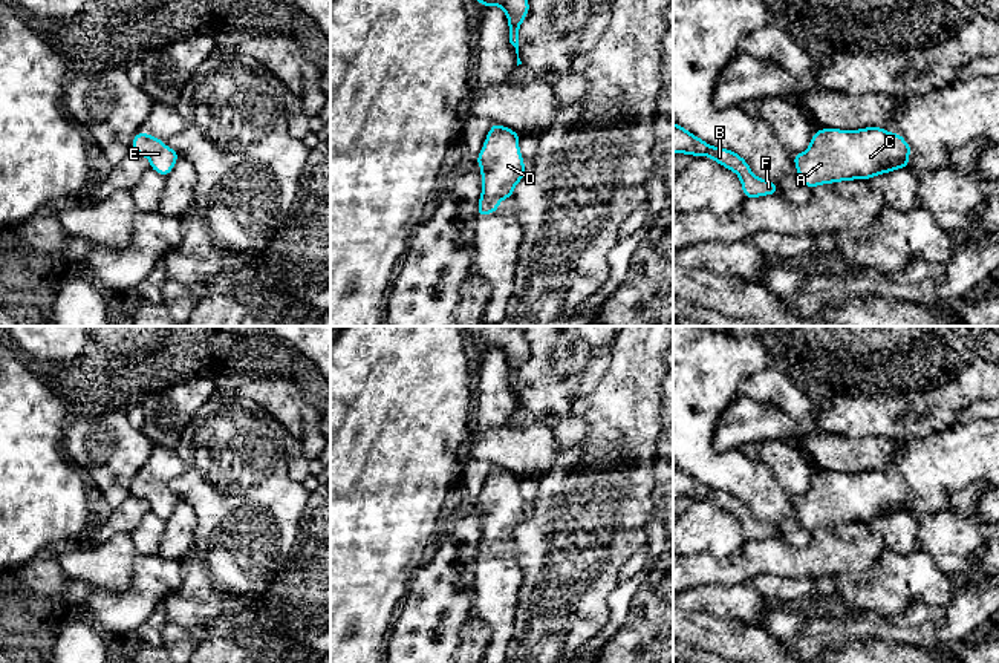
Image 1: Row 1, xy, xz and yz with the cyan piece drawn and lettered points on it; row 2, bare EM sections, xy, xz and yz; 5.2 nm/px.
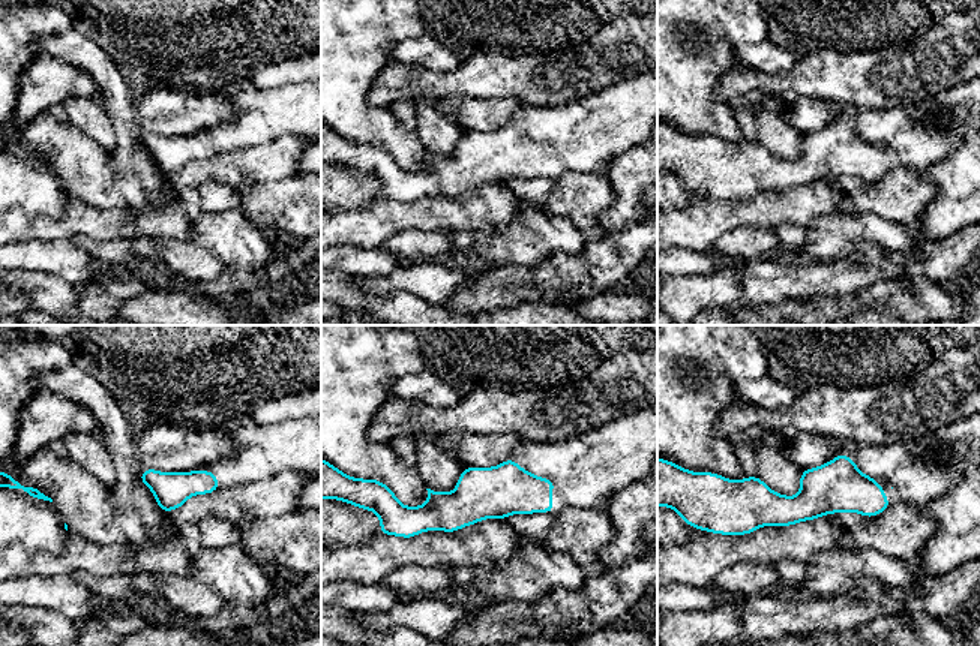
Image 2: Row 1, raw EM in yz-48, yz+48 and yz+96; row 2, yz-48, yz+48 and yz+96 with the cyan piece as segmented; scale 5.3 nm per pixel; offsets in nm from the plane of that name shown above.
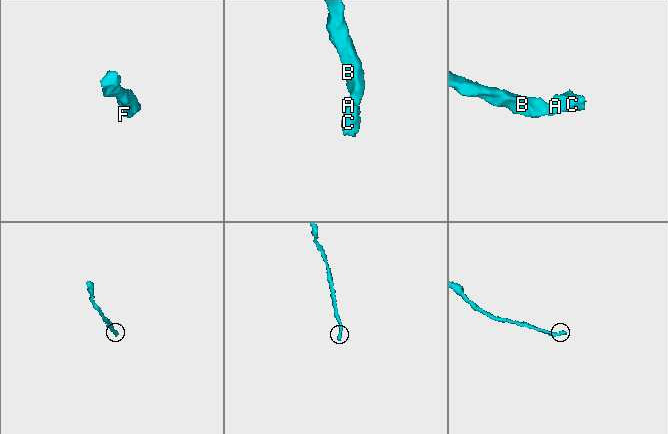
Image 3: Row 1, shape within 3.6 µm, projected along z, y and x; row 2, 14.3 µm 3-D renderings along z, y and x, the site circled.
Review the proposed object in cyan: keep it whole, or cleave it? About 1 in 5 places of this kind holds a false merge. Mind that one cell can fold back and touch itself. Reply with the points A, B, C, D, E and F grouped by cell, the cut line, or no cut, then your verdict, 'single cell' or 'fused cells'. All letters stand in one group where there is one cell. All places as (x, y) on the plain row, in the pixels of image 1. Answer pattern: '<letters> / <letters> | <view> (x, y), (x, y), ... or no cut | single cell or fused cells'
A B C D E F | no cut | single cell

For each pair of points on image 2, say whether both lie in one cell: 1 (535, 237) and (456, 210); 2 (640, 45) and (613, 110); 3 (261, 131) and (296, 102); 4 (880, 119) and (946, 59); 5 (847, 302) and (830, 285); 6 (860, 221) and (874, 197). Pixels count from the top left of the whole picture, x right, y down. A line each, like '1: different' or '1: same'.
1: different
2: different
3: same
4: different
5: different
6: different

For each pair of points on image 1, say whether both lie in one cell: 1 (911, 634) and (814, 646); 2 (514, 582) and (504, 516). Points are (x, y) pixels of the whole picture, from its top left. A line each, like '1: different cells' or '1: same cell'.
1: same cell
2: same cell

